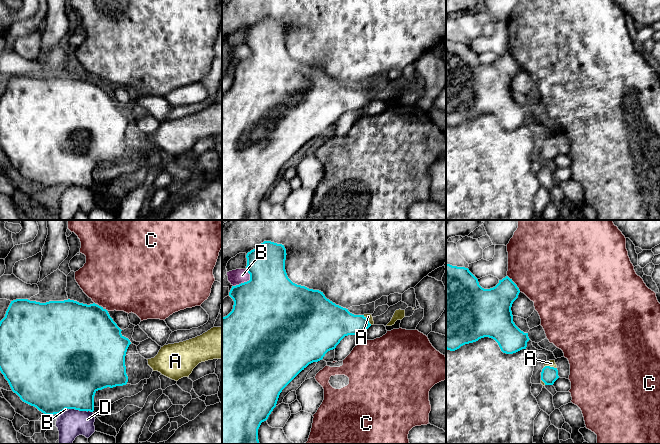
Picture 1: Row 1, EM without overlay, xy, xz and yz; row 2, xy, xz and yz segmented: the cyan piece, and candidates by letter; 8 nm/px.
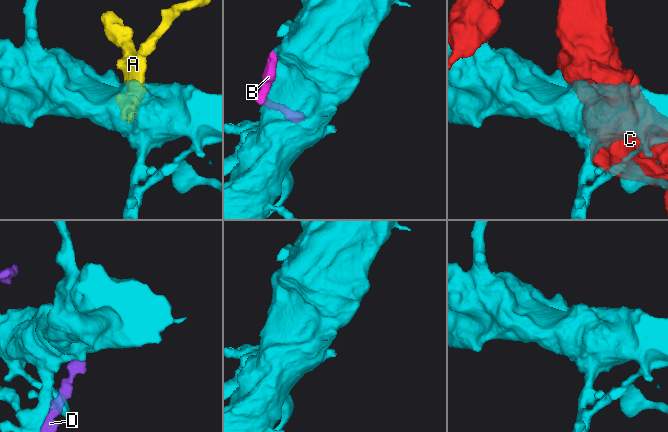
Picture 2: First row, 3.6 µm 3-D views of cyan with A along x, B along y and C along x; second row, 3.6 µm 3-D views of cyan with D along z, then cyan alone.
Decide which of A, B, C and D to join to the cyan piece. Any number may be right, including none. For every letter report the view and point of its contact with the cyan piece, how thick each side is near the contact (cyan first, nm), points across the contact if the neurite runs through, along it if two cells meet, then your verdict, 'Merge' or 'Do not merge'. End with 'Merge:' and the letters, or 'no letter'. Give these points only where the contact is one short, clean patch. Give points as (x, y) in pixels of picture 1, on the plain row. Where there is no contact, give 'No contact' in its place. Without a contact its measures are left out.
A: Touches cyan at yz (549, 142). Thickness 140 nm (cyan) against 60 nm. Path across: yz (549, 151), (549, 142), (551, 139). Merge
B: Touches cyan at xz (247, 57). Thickness 500 nm (cyan) against 120 nm. Do not merge
C: Touches cyan at yz (514, 59). Thickness 280 nm (cyan) against 500 nm. Do not merge
D: Touches cyan at xy (81, 186). Thickness 440 nm (cyan) against 220 nm. Do not merge
Merge: A

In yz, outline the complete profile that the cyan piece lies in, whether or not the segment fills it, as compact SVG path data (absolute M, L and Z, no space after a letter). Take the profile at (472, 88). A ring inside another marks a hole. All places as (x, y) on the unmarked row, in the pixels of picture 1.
M446 39L446 125L455 127L484 113L494 115L506 130L526 125L530 116L528 109L515 101L511 87L519 69L519 64L508 52L499 56L495 63L484 65L468 44Z

